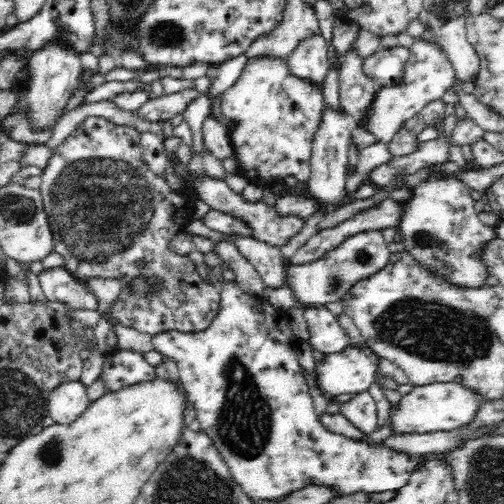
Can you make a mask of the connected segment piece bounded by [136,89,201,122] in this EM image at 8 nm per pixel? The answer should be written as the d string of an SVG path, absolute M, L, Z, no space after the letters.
M195 89L180 90L176 94L168 94L161 98L150 99L136 112L141 118L150 122L168 121L170 118L174 118L176 114L183 114L187 104L199 98L200 94Z

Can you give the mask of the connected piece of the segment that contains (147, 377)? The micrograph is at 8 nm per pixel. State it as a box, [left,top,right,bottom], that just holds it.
[98,349,158,392]

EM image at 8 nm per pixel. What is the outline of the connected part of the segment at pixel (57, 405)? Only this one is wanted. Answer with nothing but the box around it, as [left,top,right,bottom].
[49,380,88,424]

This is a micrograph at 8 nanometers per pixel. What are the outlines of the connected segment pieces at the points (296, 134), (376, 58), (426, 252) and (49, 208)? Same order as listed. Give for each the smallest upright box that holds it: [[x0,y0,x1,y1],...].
[[215,59,325,188],[362,47,408,90],[397,172,497,288],[39,116,221,336]]

